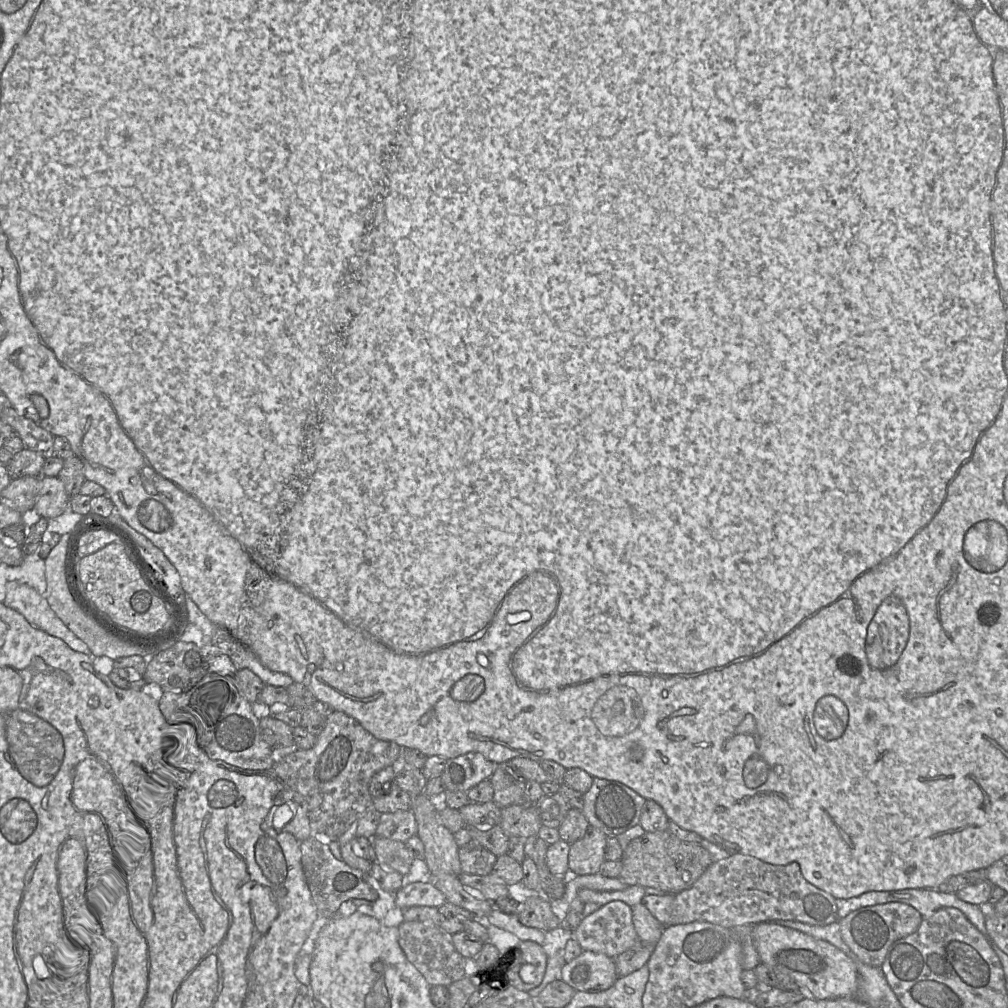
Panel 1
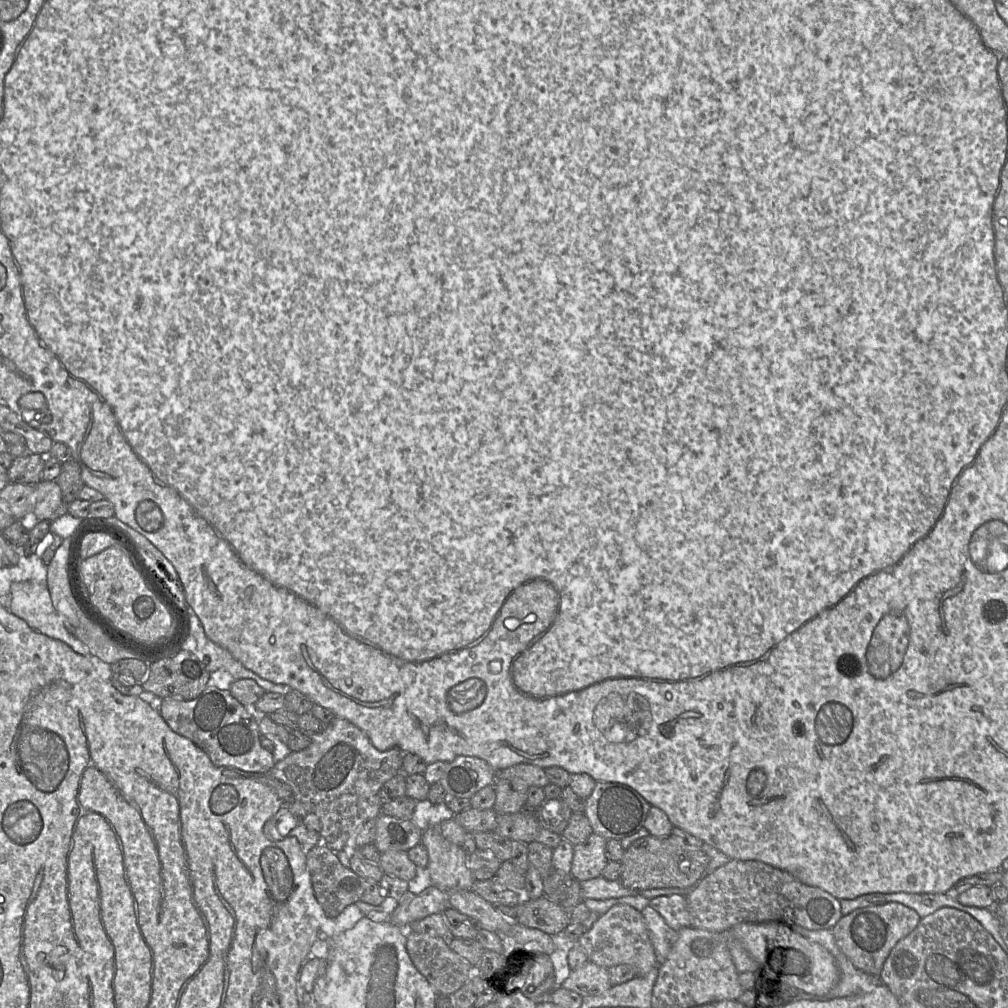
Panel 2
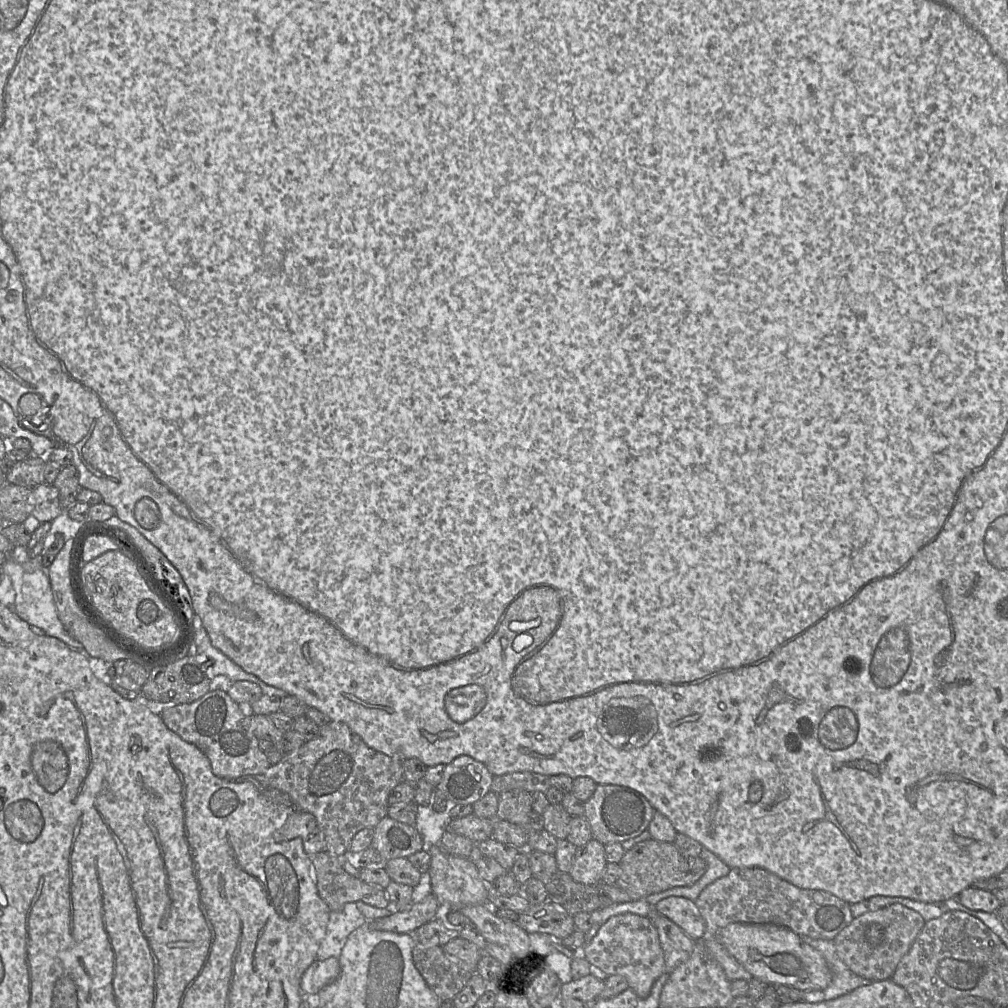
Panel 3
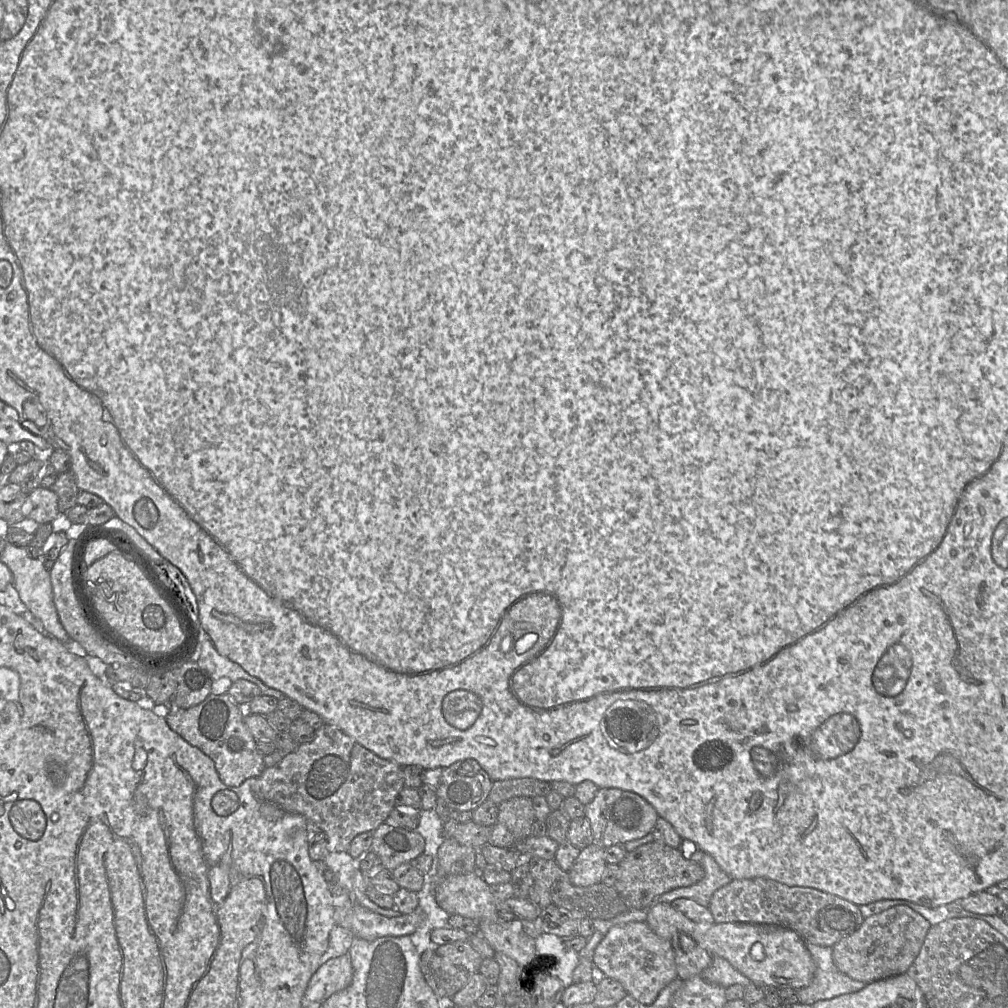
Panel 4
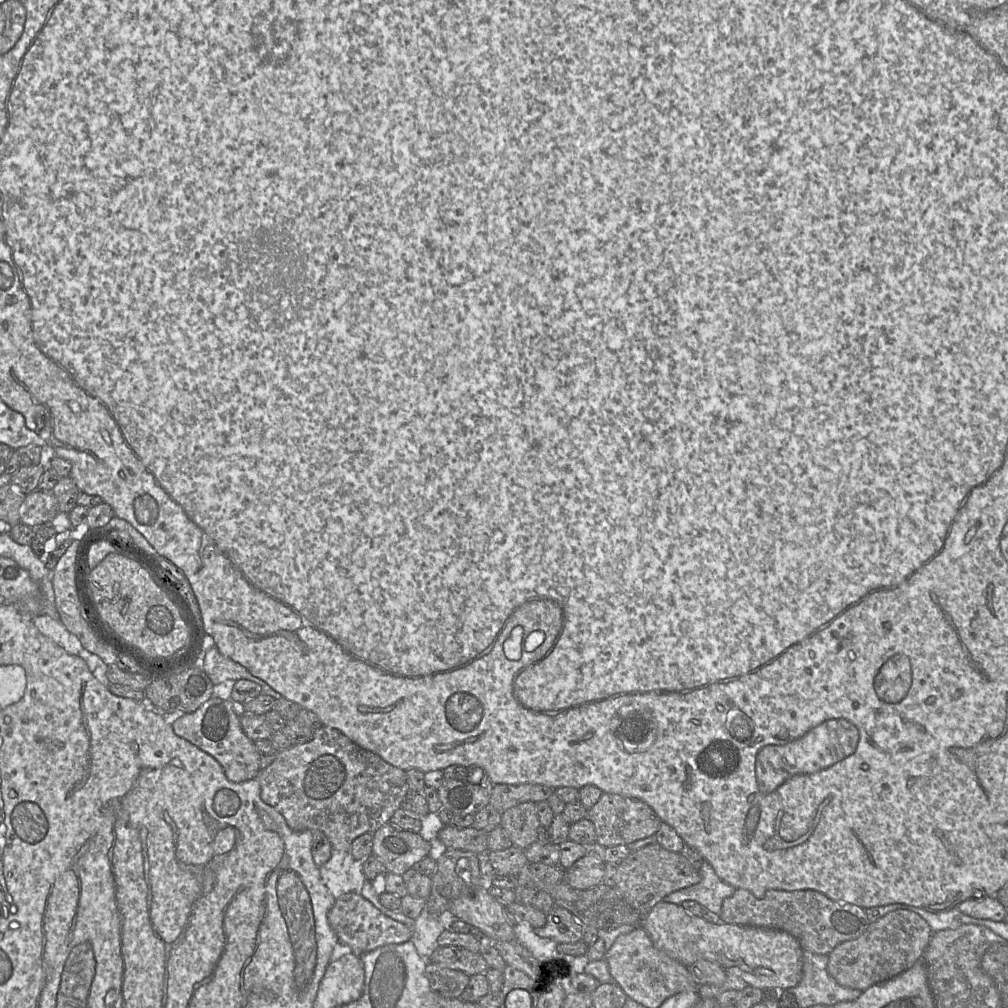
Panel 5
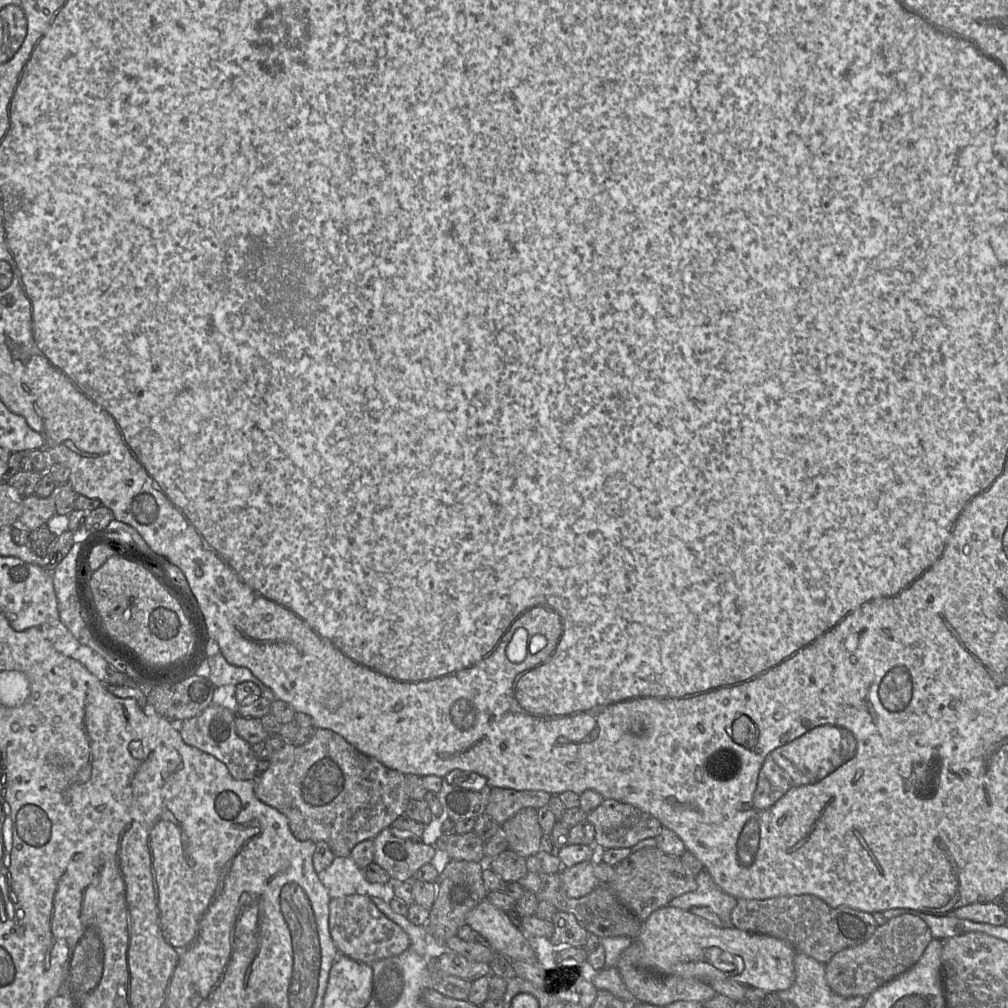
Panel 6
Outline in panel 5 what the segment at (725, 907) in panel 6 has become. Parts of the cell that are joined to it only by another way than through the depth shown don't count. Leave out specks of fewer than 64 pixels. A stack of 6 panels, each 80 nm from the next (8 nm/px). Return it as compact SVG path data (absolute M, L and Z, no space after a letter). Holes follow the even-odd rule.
M705 859L699 873L701 880L697 884L675 891L663 901L680 905L684 901L694 900L719 916L724 900L736 889L720 879L712 865Z

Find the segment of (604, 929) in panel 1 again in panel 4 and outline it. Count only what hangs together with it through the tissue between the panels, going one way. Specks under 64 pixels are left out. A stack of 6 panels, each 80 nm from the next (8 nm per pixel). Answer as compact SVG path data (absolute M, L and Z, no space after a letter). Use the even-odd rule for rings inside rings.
M646 922L611 927L596 947L591 961L603 975L618 981L627 994L645 1005L653 1004L660 991L678 977L670 942L655 934Z

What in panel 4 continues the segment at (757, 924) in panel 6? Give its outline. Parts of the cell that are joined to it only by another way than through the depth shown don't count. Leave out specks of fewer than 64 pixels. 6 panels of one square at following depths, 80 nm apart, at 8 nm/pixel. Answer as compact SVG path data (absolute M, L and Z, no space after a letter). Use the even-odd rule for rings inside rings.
M764 877L732 879L727 885L715 891L708 909L713 915L714 923L753 923L782 926L795 931L806 943L826 947L833 947L842 938L853 934L864 921L859 906L846 899L816 888L788 886Z

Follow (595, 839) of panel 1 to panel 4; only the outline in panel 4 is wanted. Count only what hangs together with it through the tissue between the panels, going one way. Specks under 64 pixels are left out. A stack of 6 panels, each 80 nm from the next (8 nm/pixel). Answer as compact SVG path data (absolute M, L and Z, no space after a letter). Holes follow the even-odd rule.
M596 843L580 850L580 854L568 871L570 881L579 887L602 882L607 862L605 849Z

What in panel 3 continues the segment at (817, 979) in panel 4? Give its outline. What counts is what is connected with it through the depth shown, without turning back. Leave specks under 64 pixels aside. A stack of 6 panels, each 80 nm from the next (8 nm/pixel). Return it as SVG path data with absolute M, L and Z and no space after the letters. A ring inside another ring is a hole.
M808 936L800 937L804 942L823 955L832 973L832 980L825 989L804 991L801 1001L817 1003L832 1000L844 994L848 994L856 988L864 986L870 982L852 972L842 962L838 957L836 948L831 940L814 939Z

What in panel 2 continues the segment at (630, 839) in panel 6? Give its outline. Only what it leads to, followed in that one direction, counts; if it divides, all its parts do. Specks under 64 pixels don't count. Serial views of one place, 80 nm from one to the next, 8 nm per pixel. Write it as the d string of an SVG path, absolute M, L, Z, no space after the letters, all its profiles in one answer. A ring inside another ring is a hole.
M596 782L589 797L585 799L584 814L588 818L593 833L606 840L621 840L642 827L651 805L634 789L627 785L612 782Z

